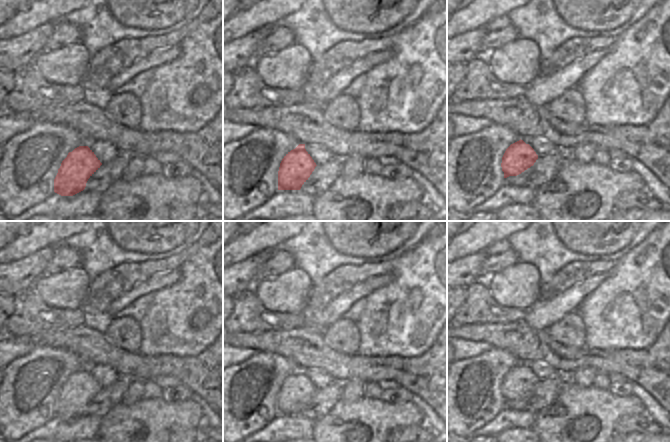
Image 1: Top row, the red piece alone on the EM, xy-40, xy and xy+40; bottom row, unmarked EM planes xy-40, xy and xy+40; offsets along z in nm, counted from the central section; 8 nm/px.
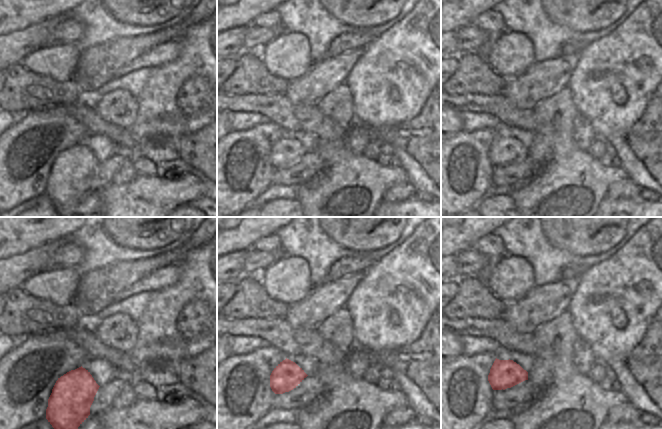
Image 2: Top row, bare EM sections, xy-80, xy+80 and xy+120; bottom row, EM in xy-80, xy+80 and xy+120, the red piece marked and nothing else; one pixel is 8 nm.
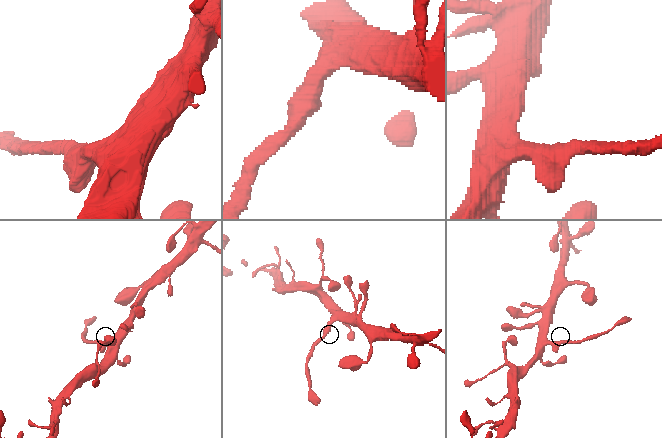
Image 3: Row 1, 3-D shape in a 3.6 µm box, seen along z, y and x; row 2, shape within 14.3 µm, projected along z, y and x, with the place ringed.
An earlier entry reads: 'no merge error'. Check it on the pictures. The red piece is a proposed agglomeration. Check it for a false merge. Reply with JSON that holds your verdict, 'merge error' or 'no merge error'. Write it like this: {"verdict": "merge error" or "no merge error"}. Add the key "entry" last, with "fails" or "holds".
{"verdict": "merge error", "entry": "fails"}

